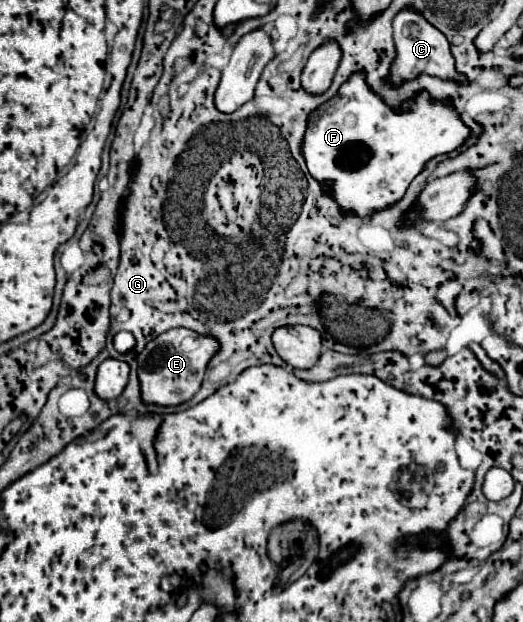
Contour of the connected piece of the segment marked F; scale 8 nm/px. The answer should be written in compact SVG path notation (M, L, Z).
M358 72L350 76L334 100L312 114L302 152L316 180L334 180L330 190L346 214L370 216L372 210L384 210L398 202L430 158L456 150L468 134L470 130L452 106L436 102L426 92L408 100L402 114L392 112L368 88L364 72Z

